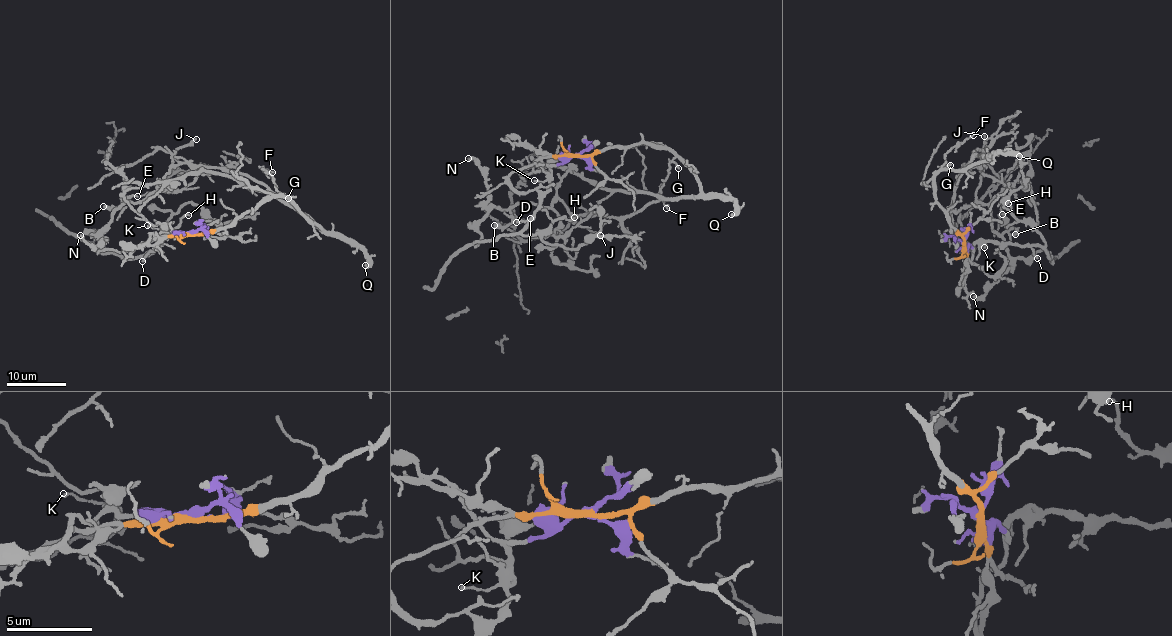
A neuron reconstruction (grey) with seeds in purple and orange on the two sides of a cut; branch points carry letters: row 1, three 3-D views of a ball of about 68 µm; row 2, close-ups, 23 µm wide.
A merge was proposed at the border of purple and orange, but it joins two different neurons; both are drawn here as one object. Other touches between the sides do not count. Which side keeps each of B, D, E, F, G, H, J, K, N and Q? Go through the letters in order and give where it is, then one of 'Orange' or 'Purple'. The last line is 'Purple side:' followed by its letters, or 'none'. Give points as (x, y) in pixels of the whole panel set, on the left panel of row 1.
B: Place: (103, 206). Purple
D: Place: (142, 261). Purple
E: Place: (137, 196). Purple
F: Place: (272, 172). Orange
G: Place: (288, 198). Orange
H: Place: (188, 215). Purple
J: Place: (196, 139). Purple
K: Place: (147, 225). Purple
N: Place: (80, 235). Purple
Q: Place: (365, 265). Orange
Purple side: B, D, E, H, J, K, N

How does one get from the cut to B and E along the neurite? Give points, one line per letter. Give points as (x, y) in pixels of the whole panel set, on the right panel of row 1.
B: (964, 242), (1043, 248), (1052, 263), (1042, 250), (1010, 257), (1003, 237), (1012, 228), (1015, 235)
E: (964, 242), (973, 249), (996, 241), (1043, 248), (1052, 263), (1042, 250), (1010, 257), (1002, 213)

